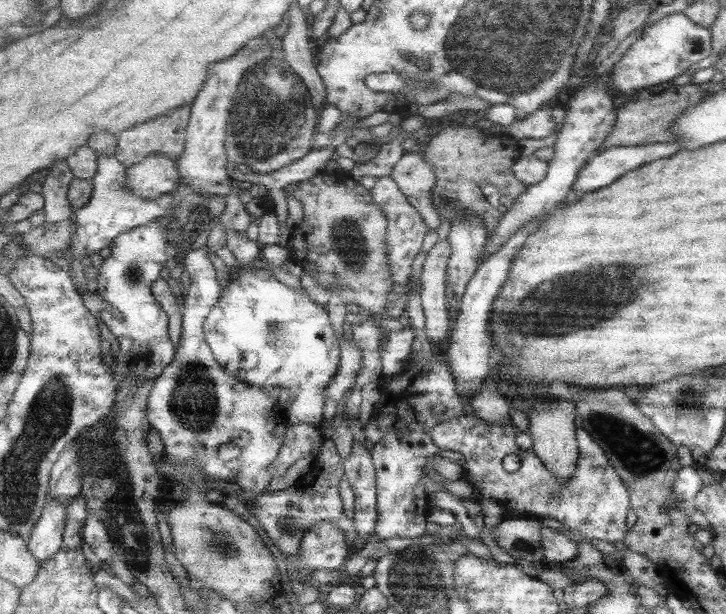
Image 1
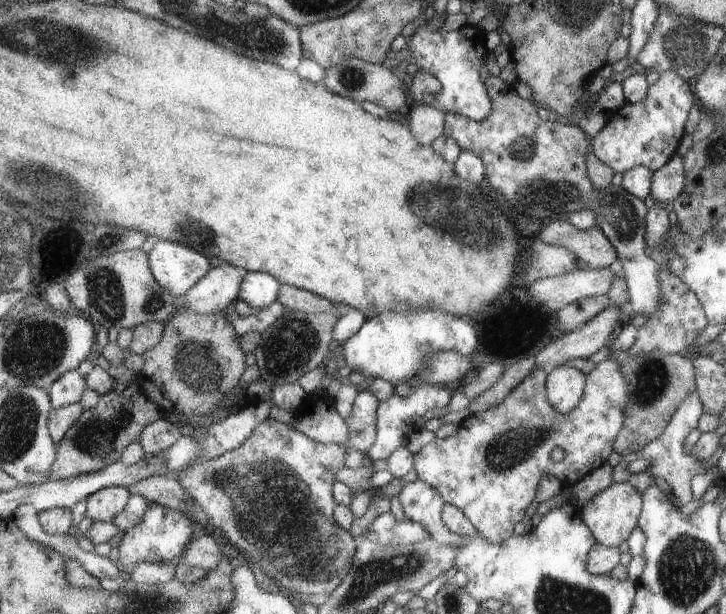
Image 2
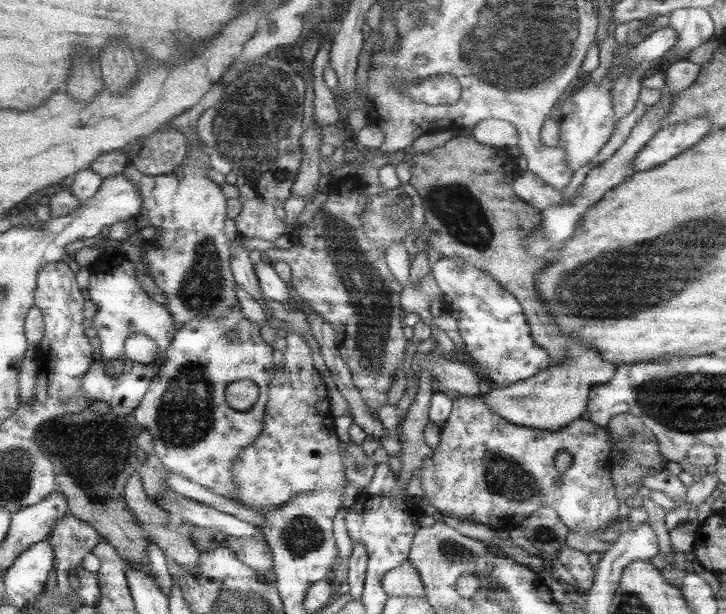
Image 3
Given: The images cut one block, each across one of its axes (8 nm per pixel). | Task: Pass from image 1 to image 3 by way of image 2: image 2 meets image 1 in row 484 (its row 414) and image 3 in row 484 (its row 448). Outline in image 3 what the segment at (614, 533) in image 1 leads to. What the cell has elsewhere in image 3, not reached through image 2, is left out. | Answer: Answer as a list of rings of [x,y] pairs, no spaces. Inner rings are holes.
[[[459,396],[453,401],[449,417],[440,428],[440,443],[423,460],[420,480],[424,489],[424,499],[446,518],[478,522],[495,529],[508,530],[518,527],[535,510],[552,507],[560,520],[569,527],[568,532],[588,532],[598,536],[601,530],[620,518],[620,501],[615,495],[615,486],[611,477],[610,451],[614,446],[606,427],[592,420],[580,417],[560,430],[547,431],[518,426],[505,418],[494,414],[479,397]],[[560,452],[568,452],[573,458],[570,467],[562,473],[562,483],[557,486],[558,471],[554,467],[554,458]]]

